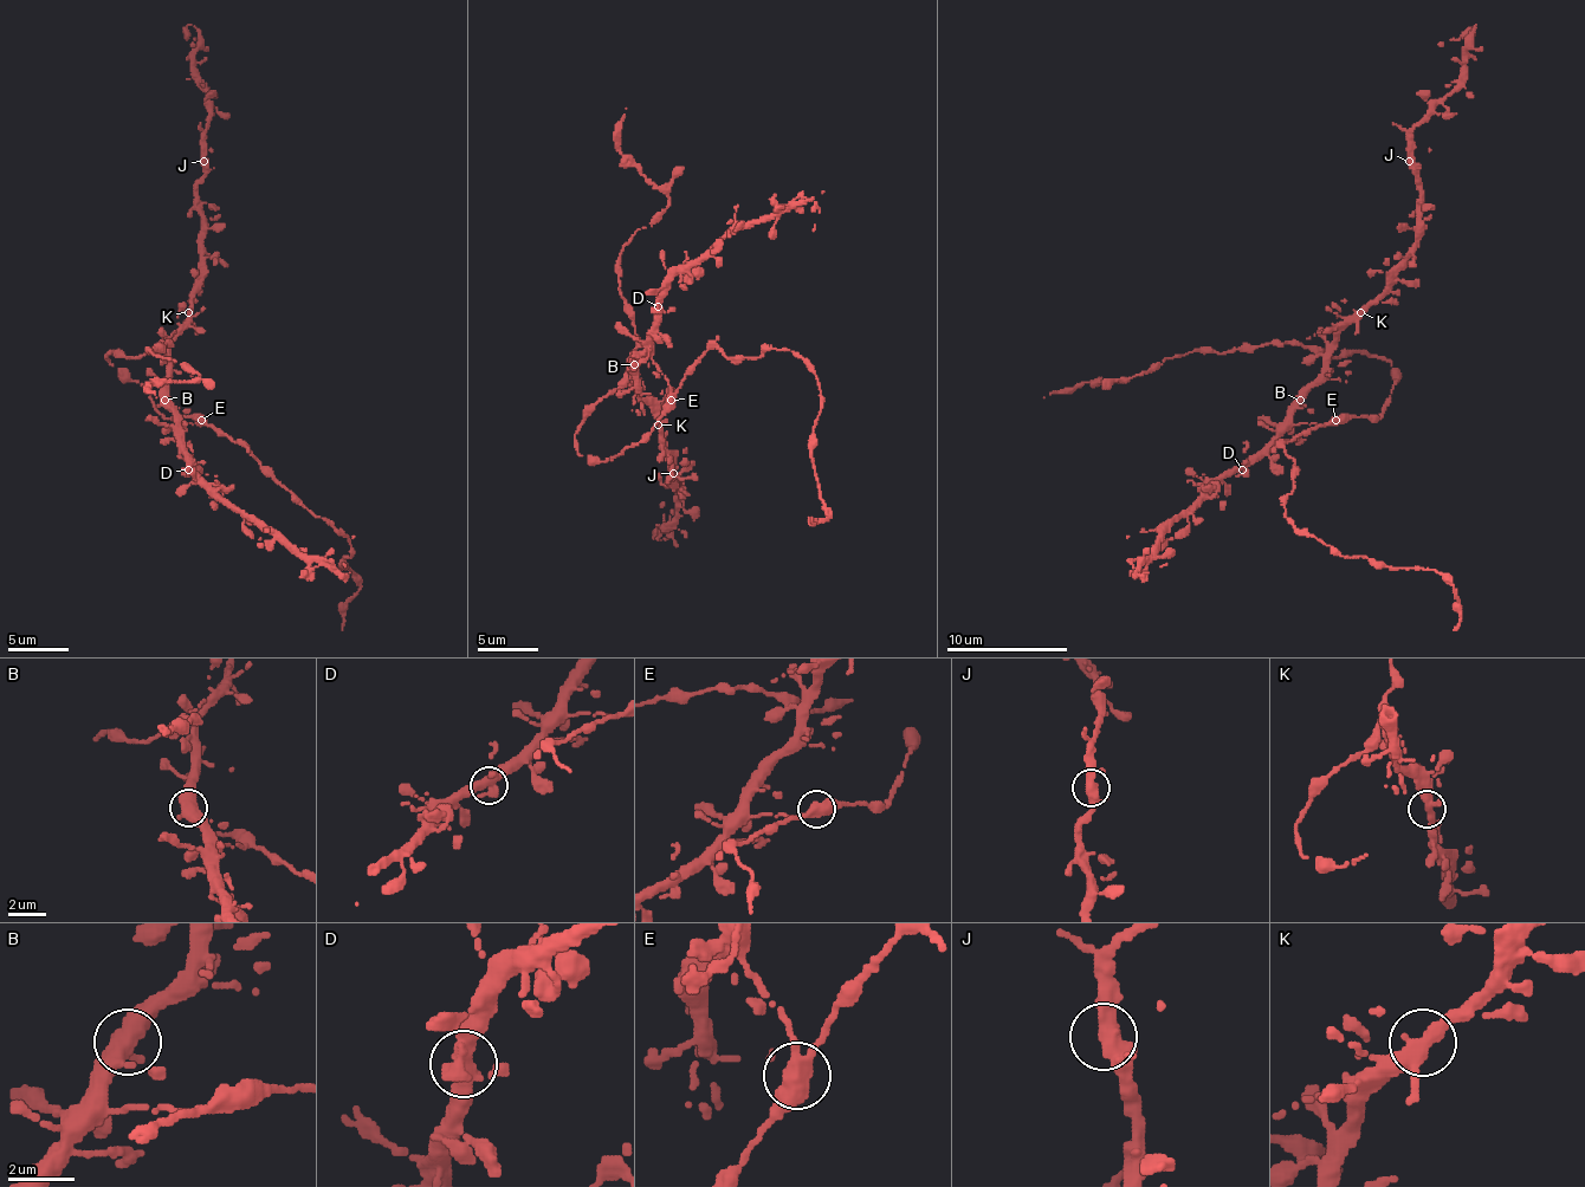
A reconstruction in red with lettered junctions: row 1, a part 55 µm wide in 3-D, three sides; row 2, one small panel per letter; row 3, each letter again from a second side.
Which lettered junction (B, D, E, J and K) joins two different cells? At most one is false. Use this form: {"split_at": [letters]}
{"split_at": ["E"]}

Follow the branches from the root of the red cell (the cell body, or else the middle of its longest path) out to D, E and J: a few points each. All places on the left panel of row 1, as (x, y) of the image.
D: (176, 412), (176, 439), (188, 469)
E: (176, 412), (182, 423), (201, 423), (201, 421)
J: (176, 412), (167, 394), (167, 345), (182, 330), (201, 270), (198, 179), (204, 173), (204, 161)

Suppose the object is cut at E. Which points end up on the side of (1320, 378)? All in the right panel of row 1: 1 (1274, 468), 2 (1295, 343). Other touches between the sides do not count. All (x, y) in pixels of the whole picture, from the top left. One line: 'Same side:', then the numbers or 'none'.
Same side: 1

